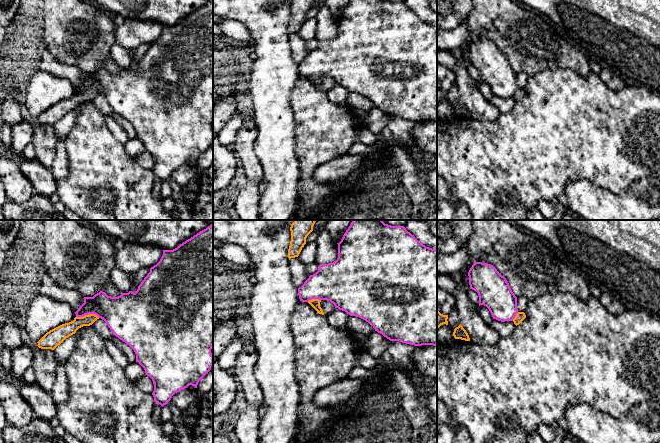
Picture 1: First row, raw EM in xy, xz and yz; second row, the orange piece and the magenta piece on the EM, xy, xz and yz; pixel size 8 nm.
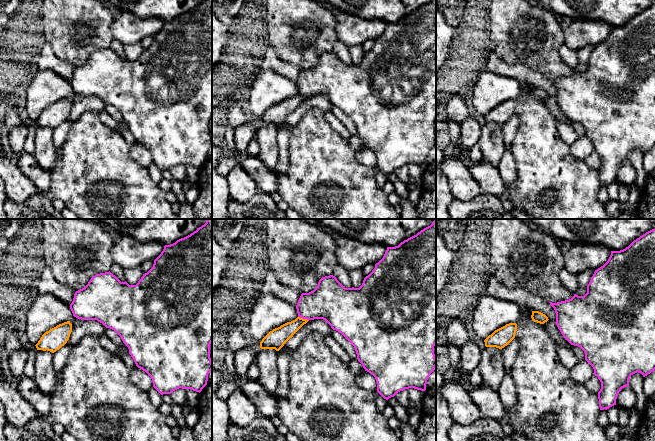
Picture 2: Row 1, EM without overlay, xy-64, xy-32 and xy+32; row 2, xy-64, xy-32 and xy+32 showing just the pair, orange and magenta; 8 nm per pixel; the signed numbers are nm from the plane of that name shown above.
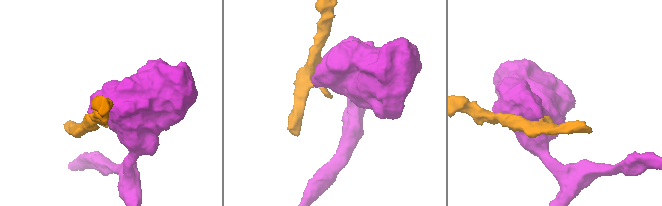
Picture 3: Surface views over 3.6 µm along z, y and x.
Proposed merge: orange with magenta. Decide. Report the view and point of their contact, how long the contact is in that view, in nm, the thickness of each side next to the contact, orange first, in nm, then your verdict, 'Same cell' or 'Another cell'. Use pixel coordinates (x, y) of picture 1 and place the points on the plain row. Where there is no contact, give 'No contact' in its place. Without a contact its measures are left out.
Touches orange at xy (88, 90). Shared border 190 nm. Thickness 120 nm (orange) against 260 nm. Another cell

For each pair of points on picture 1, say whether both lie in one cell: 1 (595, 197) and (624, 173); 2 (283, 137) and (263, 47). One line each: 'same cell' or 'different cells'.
1: different cells
2: same cell

